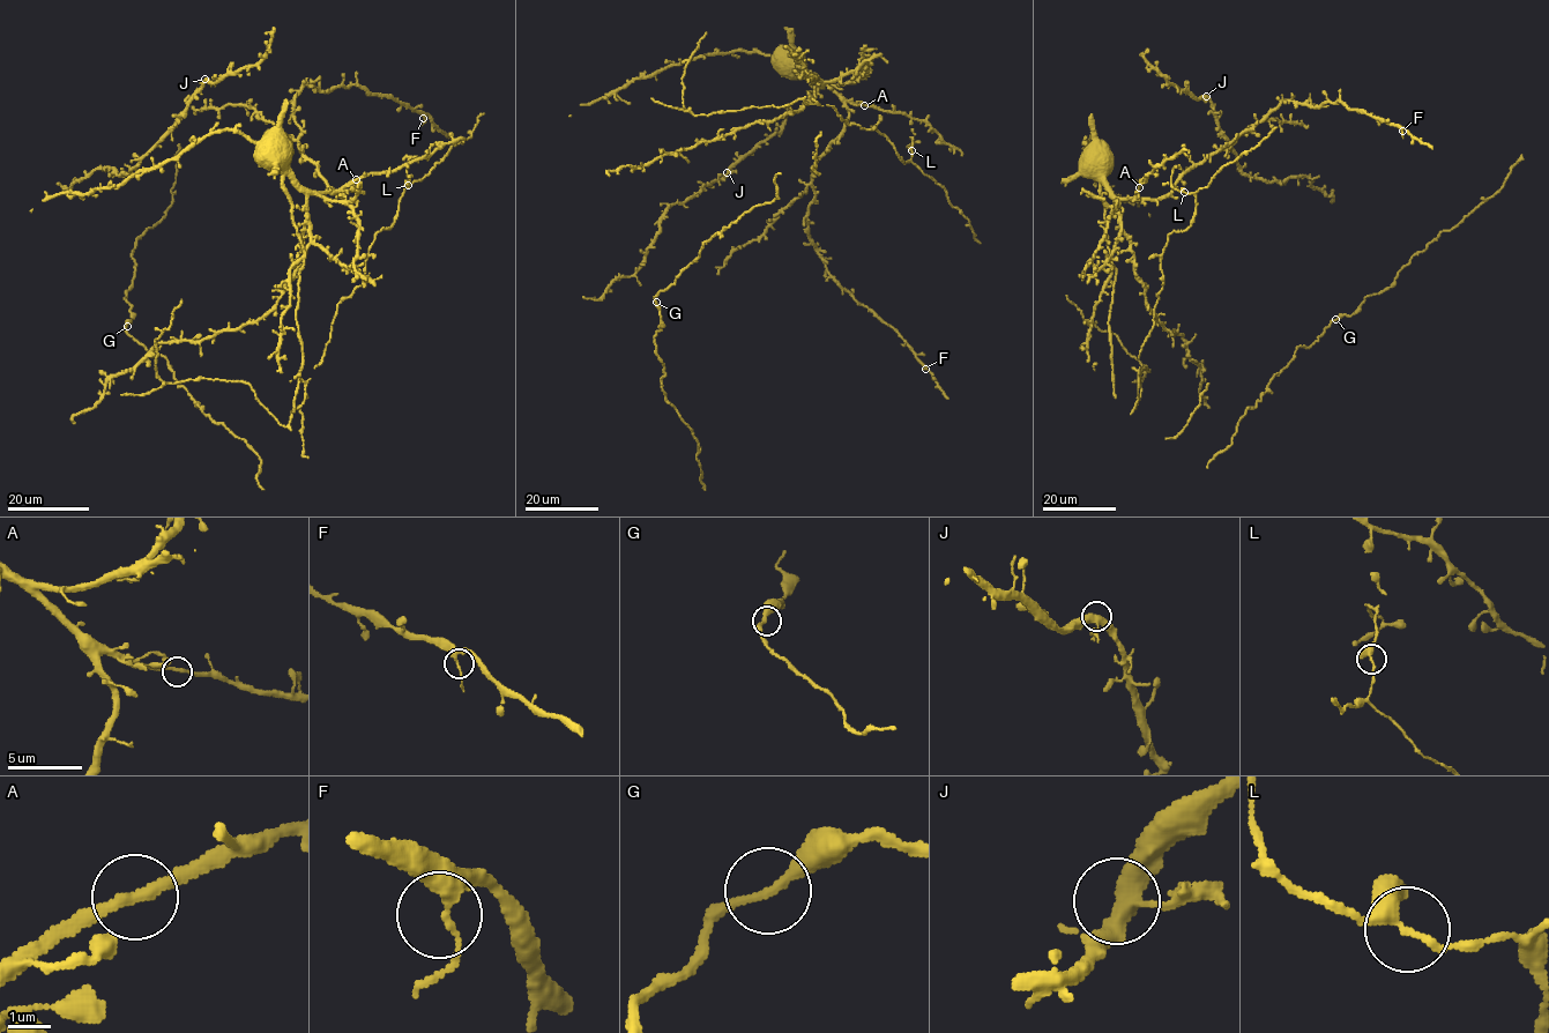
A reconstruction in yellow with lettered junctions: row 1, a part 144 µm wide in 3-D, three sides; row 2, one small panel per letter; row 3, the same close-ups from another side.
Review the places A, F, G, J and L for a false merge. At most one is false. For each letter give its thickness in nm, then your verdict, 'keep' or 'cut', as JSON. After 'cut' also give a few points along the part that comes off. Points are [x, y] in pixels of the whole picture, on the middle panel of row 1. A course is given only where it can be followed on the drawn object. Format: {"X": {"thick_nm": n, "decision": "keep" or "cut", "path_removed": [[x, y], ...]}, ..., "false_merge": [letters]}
{"A": {"thick_nm": 240, "decision": "keep"}, "F": {"thick_nm": 240, "decision": "keep"}, "G": {"thick_nm": 240, "decision": "keep"}, "J": {"thick_nm": 400, "decision": "keep"}, "L": {"thick_nm": 240, "decision": "keep"}, "false_merge": []}

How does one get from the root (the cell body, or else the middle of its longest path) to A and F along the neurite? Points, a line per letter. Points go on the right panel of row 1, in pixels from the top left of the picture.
A: (1085, 160), (1106, 175), (1108, 188), (1117, 198), (1132, 198), (1139, 187)
F: (1085, 160), (1106, 175), (1117, 197), (1157, 199), (1285, 101), (1311, 106), (1340, 101), (1402, 131)

